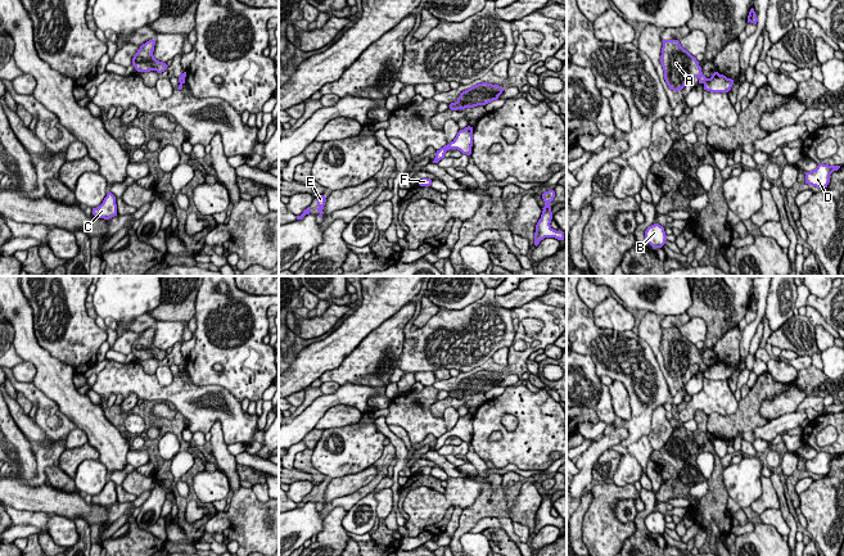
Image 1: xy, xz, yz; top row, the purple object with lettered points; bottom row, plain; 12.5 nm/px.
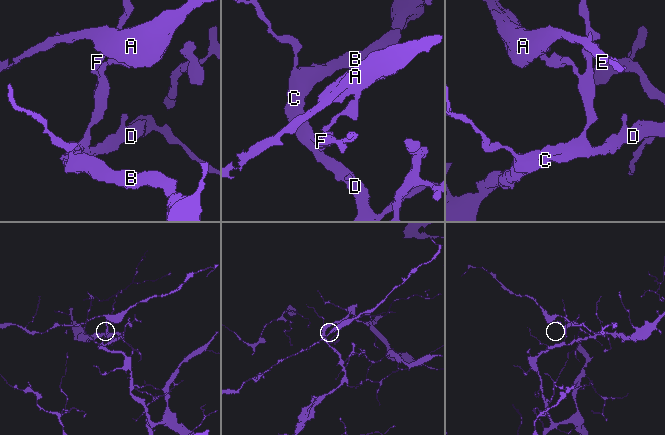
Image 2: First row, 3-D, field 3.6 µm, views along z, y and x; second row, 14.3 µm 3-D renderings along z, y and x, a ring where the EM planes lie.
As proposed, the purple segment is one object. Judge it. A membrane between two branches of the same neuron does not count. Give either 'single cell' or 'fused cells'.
fused cells

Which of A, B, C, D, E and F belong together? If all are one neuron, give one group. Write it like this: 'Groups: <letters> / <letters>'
Groups: A E / B C D F

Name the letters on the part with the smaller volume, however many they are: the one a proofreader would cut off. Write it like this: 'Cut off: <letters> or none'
Cut off: A, E

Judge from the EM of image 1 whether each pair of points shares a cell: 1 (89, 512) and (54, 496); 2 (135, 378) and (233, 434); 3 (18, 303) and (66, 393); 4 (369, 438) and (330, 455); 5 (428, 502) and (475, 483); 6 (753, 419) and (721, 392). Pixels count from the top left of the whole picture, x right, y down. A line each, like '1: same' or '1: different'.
1: same
2: same
3: same
4: same
5: same
6: different

